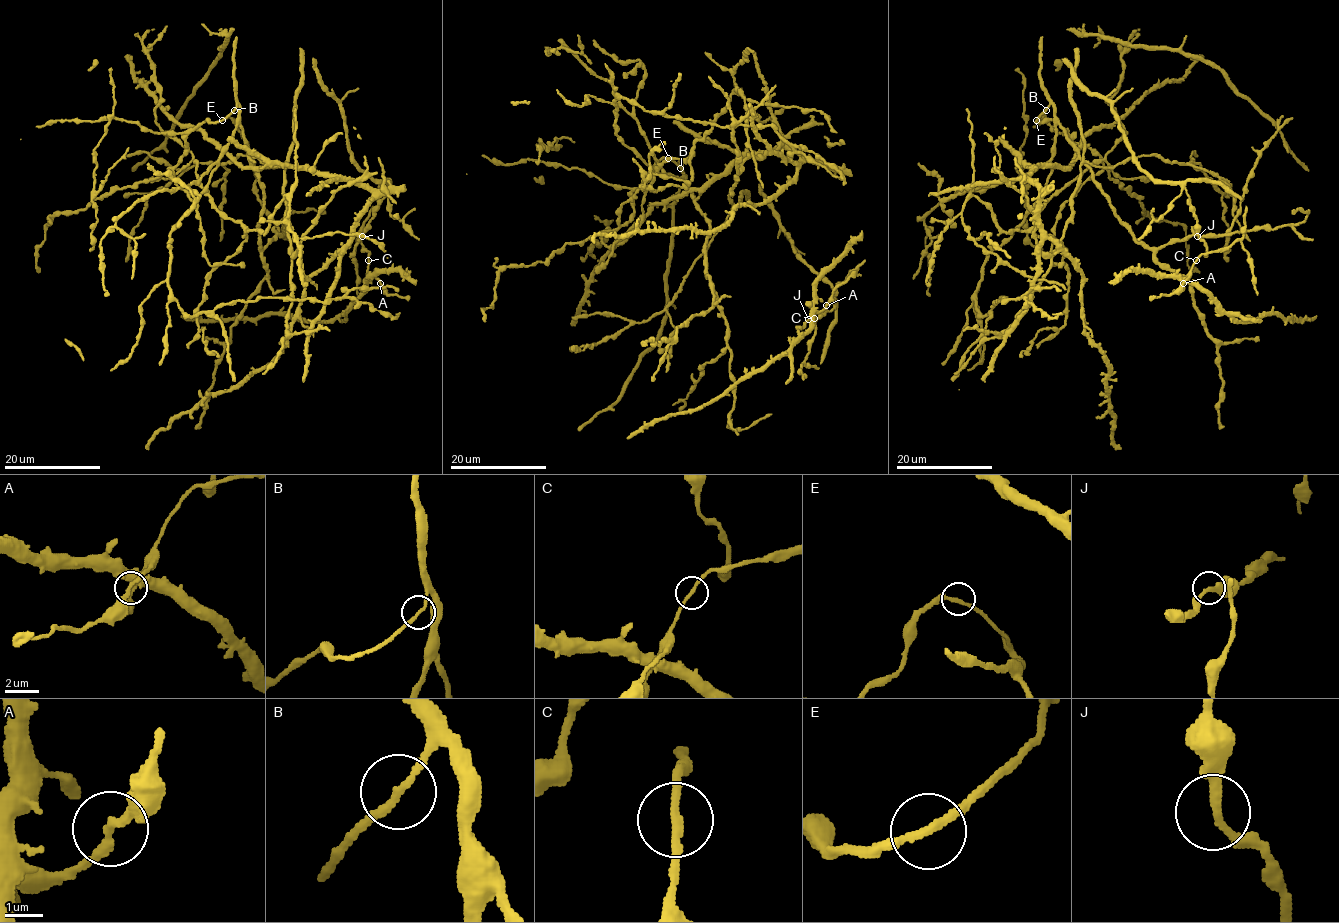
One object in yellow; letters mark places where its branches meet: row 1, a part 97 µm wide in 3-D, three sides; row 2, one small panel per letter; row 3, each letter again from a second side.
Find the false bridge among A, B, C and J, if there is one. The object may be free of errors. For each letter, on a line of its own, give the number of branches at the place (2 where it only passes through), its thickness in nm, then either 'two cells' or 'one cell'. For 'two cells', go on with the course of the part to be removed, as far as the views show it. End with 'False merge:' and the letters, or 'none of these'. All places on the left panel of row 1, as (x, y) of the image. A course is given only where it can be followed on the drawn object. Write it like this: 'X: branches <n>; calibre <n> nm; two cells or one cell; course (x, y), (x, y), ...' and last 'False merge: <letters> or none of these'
A: branches 2; calibre 220 nm; one cell
B: branches 2; calibre 190 nm; one cell
C: branches 2; calibre 200 nm; one cell
J: branches 2; calibre 200 nm; one cell
False merge: none of these

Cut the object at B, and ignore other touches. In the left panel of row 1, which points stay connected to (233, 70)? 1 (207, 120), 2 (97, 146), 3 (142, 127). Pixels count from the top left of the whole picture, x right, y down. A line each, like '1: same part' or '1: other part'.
1: other part
2: same part
3: other part

